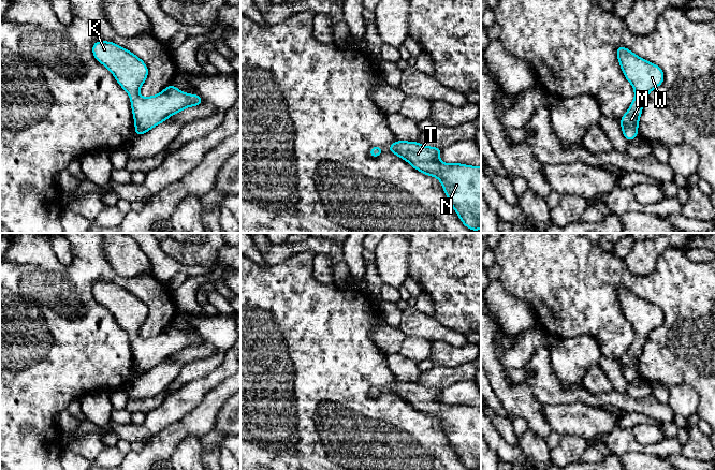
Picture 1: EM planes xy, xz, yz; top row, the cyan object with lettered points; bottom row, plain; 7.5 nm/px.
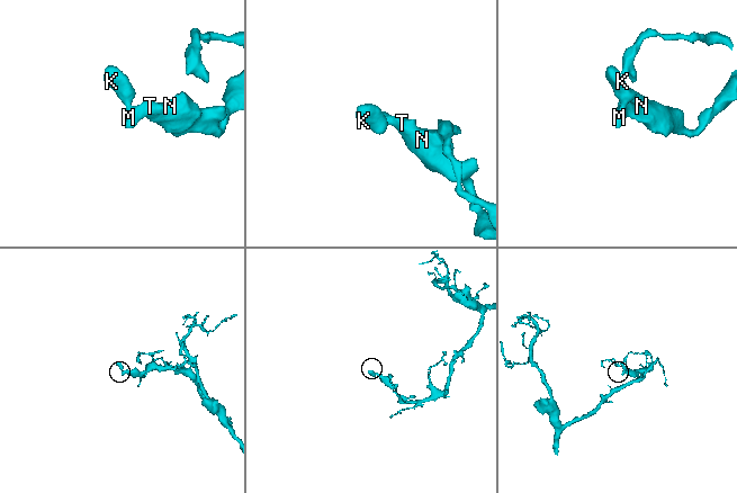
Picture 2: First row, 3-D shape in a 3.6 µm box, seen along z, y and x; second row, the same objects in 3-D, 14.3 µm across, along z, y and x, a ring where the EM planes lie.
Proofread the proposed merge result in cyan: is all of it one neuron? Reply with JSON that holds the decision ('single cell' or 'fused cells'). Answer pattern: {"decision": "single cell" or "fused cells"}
{"decision": "single cell"}

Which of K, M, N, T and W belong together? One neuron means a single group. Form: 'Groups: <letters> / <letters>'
Groups: K M N T W

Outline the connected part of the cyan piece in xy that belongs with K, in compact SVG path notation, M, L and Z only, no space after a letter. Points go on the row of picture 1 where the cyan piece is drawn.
M105 41L93 43L92 54L129 93L135 136L146 133L186 107L203 103L200 96L181 92L172 84L155 97L142 98L137 93L148 75L148 68L143 60L117 44Z

